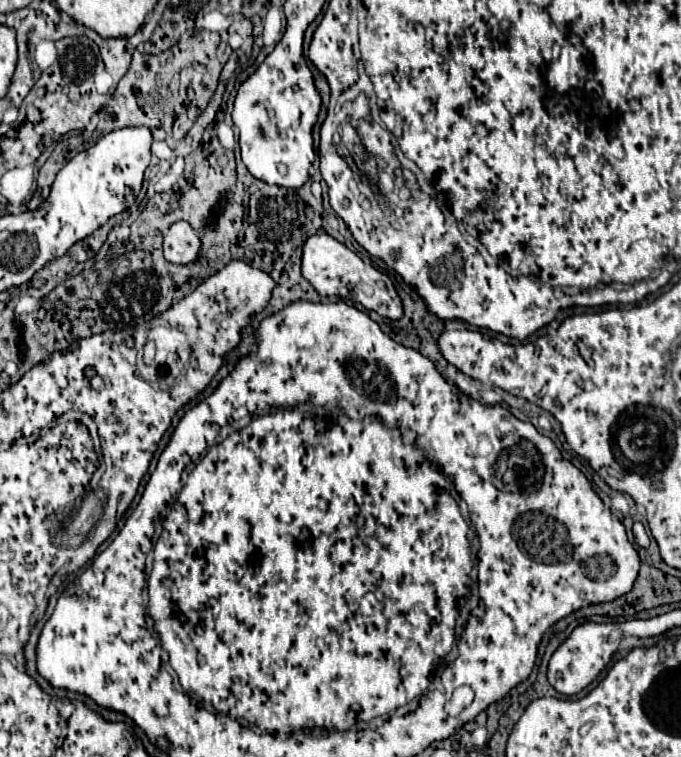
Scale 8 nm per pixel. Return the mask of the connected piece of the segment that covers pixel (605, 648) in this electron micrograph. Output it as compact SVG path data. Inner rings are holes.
M583 623L579 625L571 637L553 653L549 661L549 683L555 691L563 695L577 695L581 689L591 685L599 677L599 673L611 663L613 653L619 649L625 631L619 623Z

